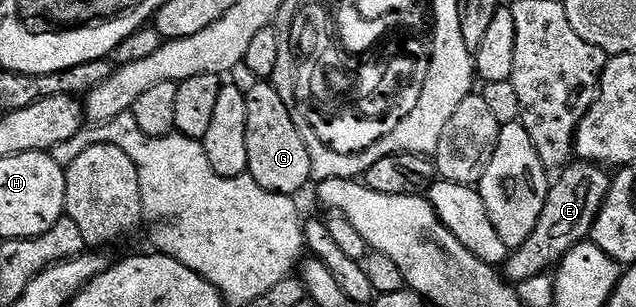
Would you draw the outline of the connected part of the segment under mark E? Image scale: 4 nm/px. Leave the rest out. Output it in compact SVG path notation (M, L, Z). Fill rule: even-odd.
M577 160L566 165L558 174L561 175L555 178L549 187L539 224L535 224L531 236L527 236L527 240L520 243L503 263L504 277L510 283L532 283L533 279L546 273L544 270L552 271L554 266L567 256L567 252L571 252L571 248L575 248L592 235L597 214L609 196L610 171L600 165Z

